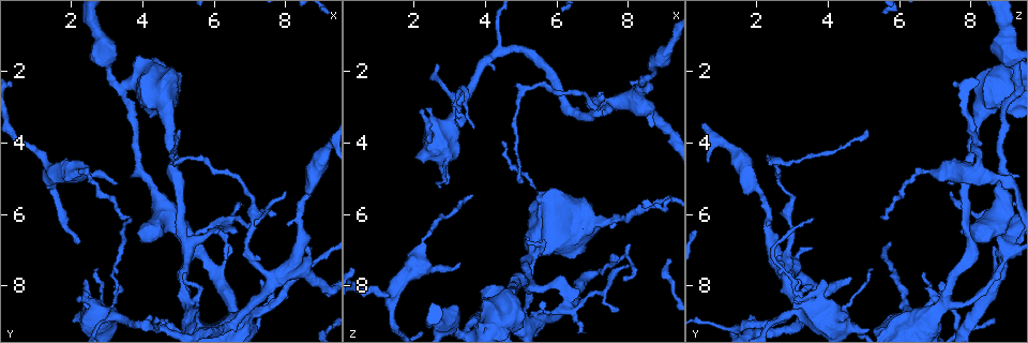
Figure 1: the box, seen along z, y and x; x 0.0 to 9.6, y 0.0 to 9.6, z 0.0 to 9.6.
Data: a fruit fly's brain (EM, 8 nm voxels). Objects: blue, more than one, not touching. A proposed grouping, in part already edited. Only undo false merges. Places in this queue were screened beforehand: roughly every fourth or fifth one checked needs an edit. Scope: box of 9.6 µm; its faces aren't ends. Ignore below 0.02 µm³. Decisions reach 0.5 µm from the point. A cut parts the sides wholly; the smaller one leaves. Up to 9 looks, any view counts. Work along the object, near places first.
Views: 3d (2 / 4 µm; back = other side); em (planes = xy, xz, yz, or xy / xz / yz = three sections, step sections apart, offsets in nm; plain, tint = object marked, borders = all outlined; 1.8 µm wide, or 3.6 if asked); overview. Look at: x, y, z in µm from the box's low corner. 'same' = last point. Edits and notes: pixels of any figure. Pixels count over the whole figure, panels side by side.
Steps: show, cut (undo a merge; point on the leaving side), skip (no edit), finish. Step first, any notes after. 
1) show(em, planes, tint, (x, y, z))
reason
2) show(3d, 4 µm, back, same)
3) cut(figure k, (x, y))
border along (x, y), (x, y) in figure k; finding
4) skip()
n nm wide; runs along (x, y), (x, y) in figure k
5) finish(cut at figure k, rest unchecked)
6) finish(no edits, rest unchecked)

show(em, planes, plain, (7.25, 8.80, 6.20))
sudden change in width

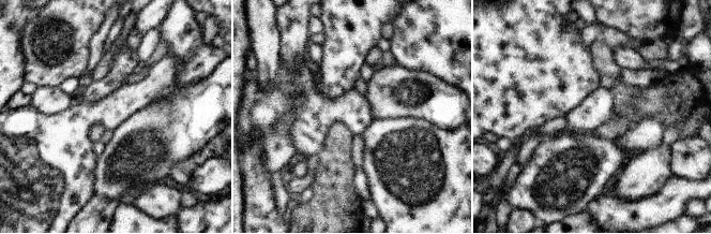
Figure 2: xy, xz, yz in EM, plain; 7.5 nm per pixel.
show(em, planes, tint, same)
with the object marked

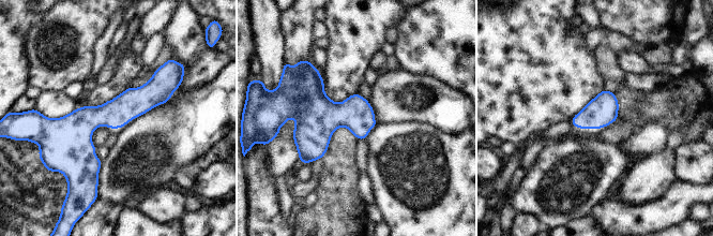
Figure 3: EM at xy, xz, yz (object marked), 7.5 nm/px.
skip()
220 nm wide; runs along (172, 87), (115, 114), (52, 123) in figure 3; continuous, no second neuron

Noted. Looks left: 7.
show(em, xy, step 4, tint, (6.50, 6.10, 8.70))
abrupt turn

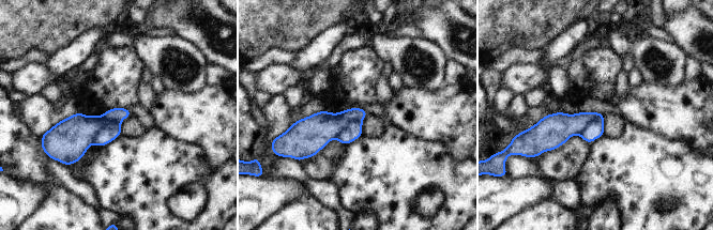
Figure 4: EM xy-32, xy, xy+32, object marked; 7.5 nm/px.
cut(figure 4, (73, 136))
a second neuron is stuck on

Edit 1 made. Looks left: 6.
show(3d, 4 µm, (3.55, 2.80, 9.05))
side arm on a straight run

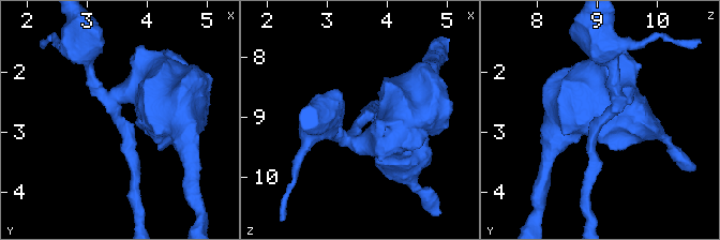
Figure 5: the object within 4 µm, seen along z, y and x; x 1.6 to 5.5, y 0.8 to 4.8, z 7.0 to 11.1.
show(em, yz, step 4, tint, (3.50, 2.85, 9.05))
3 arms; arms of 200, 220, 480 nm

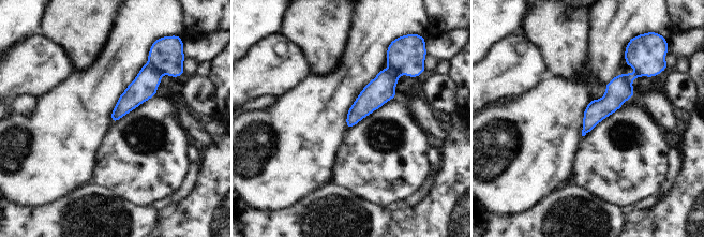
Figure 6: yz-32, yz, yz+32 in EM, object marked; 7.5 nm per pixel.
skip()
runs along (638, 74), (585, 130) in figure 6; one neuron here

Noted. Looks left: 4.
show(3d, 4 µm, (8.05, 7.55, 2.75))
four arms meet

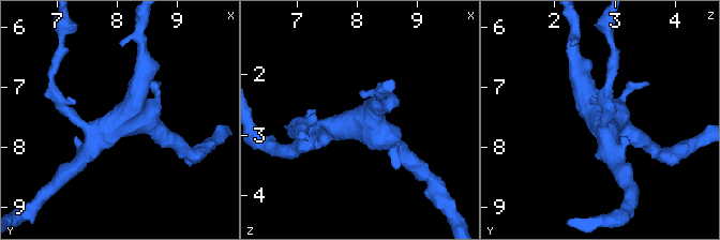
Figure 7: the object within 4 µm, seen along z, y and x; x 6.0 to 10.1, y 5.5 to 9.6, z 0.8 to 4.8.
show(em, planes, tint, (8.05, 7.50, 2.75))
need the tissue

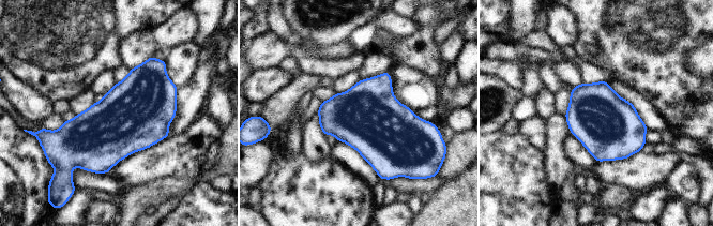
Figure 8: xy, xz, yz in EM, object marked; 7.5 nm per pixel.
skip()
480 nm wide; one neuron here

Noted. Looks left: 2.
finish(cut at figure 4, rest unchecked)

